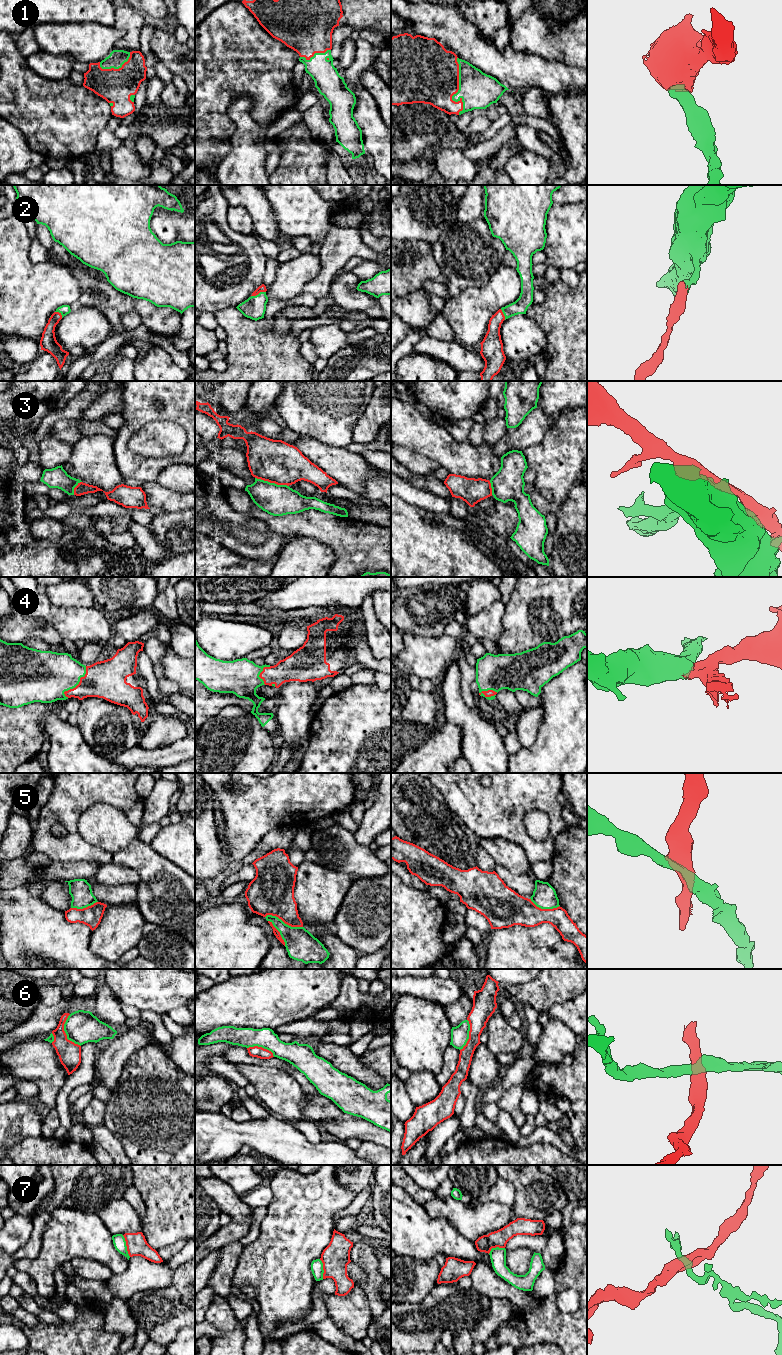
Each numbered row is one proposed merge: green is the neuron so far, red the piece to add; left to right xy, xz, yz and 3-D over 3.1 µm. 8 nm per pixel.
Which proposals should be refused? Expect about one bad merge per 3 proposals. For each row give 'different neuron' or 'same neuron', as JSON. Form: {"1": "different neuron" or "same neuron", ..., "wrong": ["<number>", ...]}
{"1": "same neuron", "2": "same neuron", "3": "different neuron", "4": "same neuron", "5": "different neuron", "6": "different neuron", "7": "different neuron", "wrong": ["3", "5", "6", "7"]}

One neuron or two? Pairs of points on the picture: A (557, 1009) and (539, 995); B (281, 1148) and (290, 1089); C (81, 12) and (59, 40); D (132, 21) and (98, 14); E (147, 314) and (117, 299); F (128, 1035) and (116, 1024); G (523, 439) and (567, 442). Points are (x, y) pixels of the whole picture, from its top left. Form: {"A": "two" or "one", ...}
{"A": "two", "B": "two", "C": "two", "D": "two", "E": "two", "F": "two", "G": "two"}

